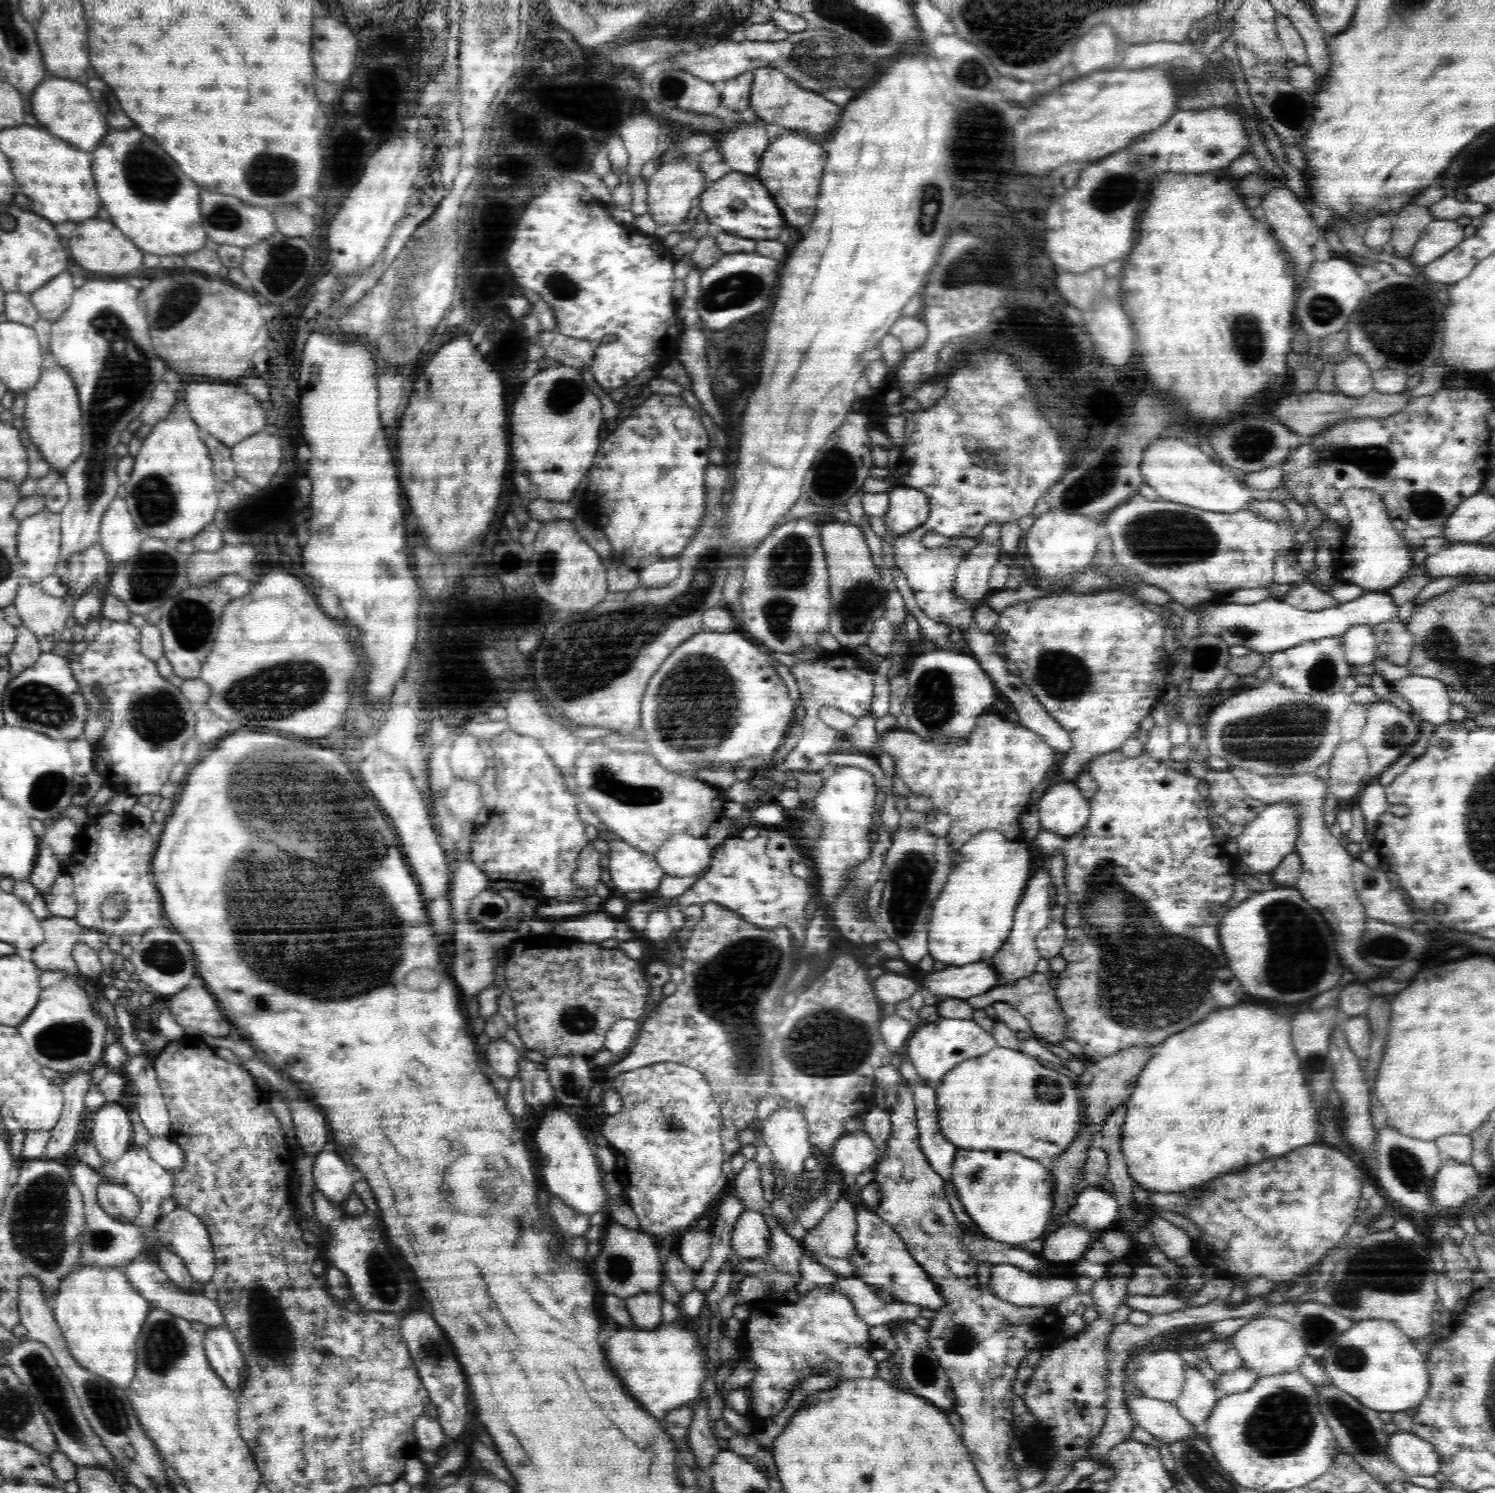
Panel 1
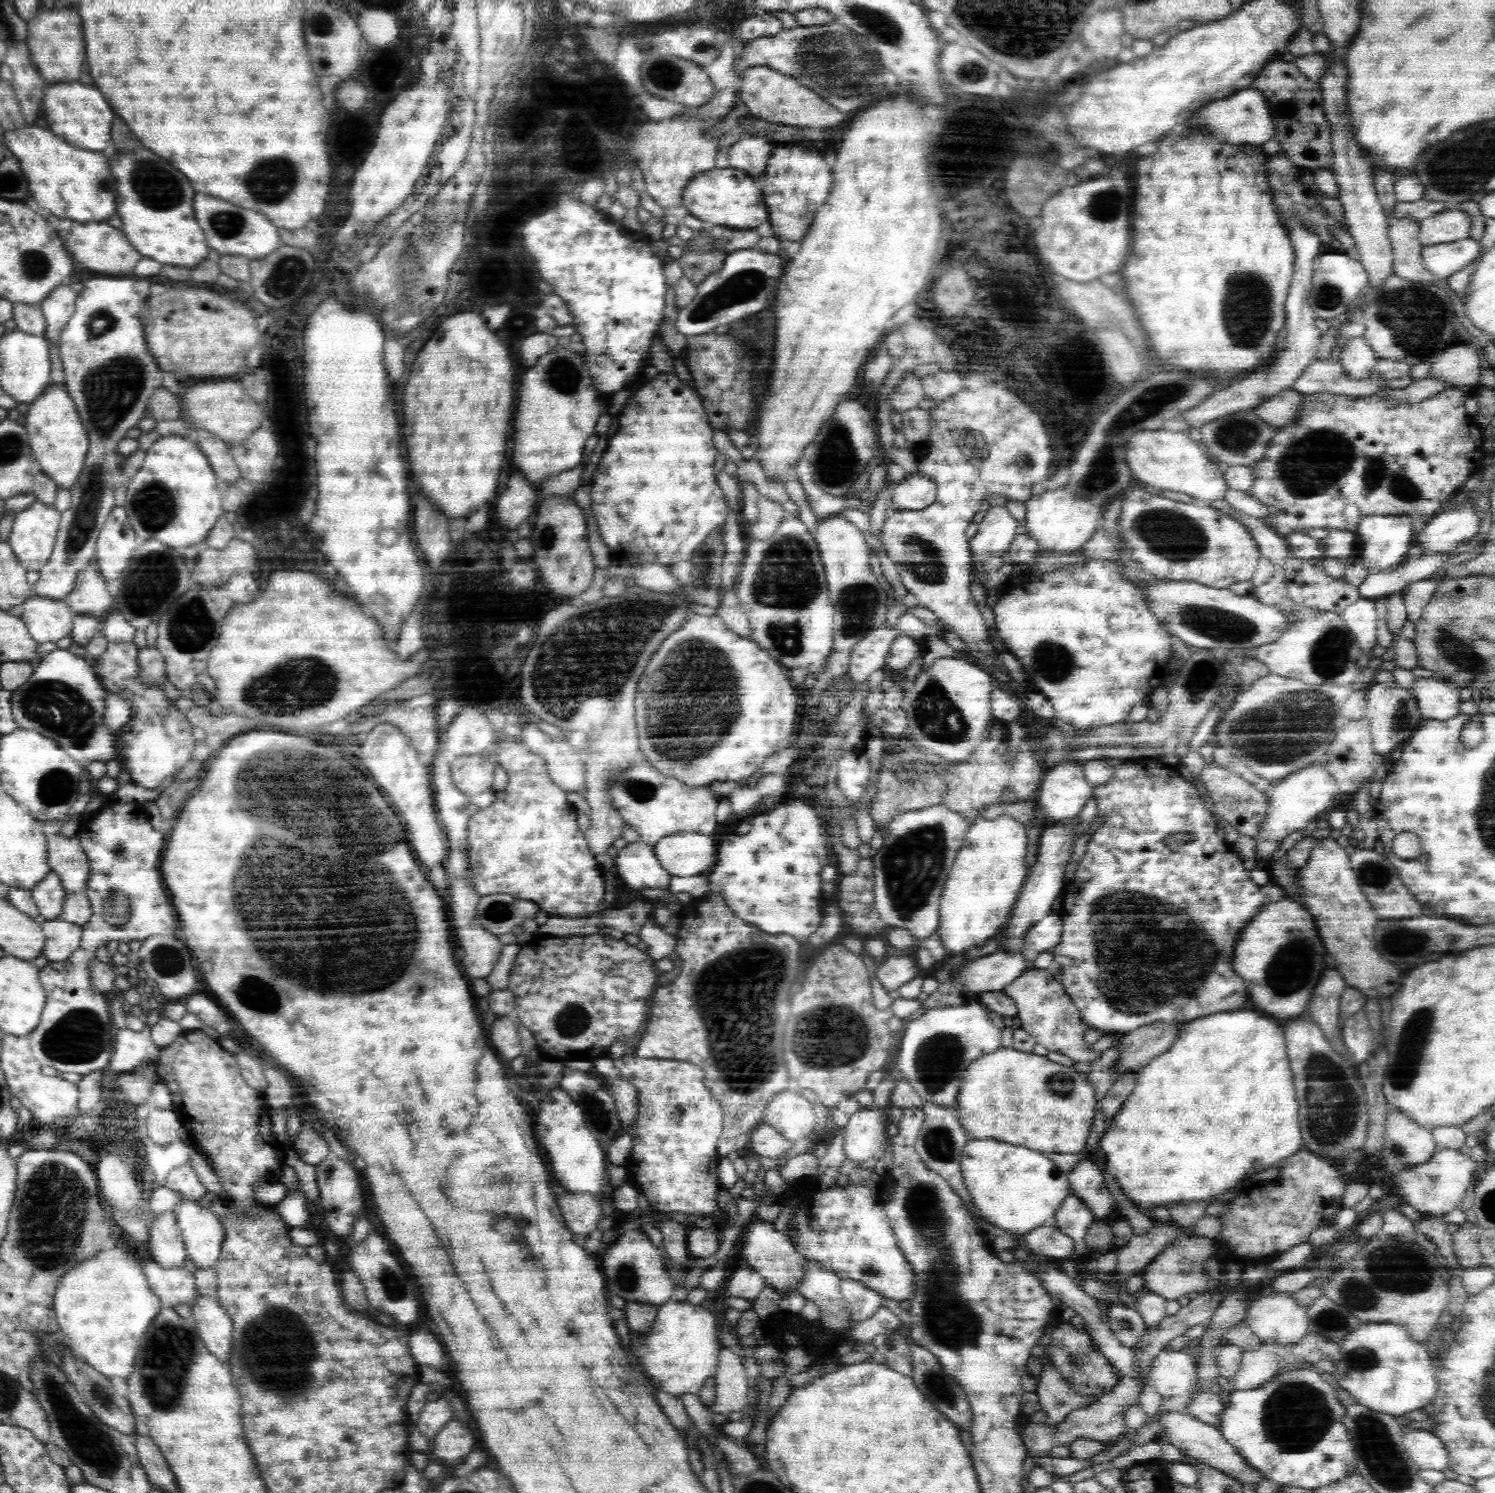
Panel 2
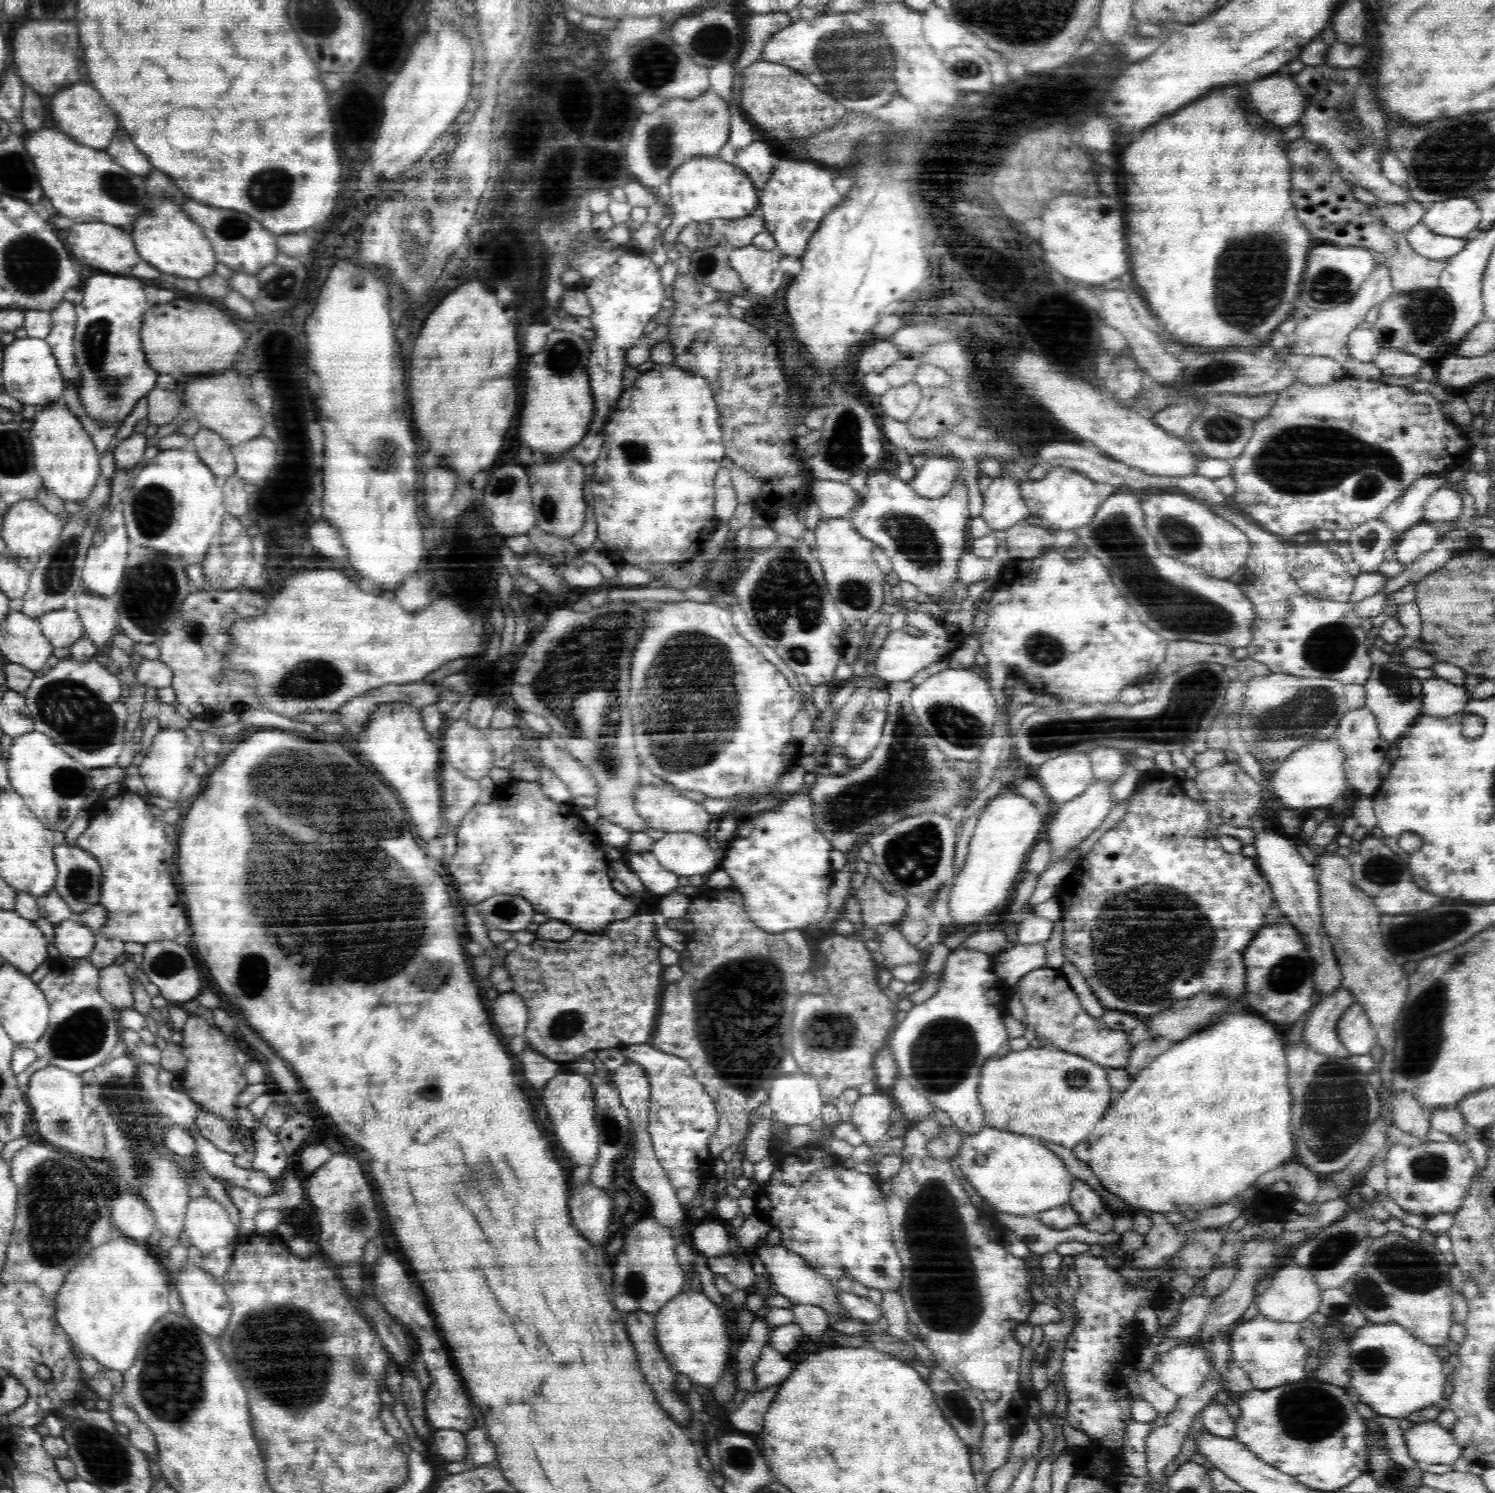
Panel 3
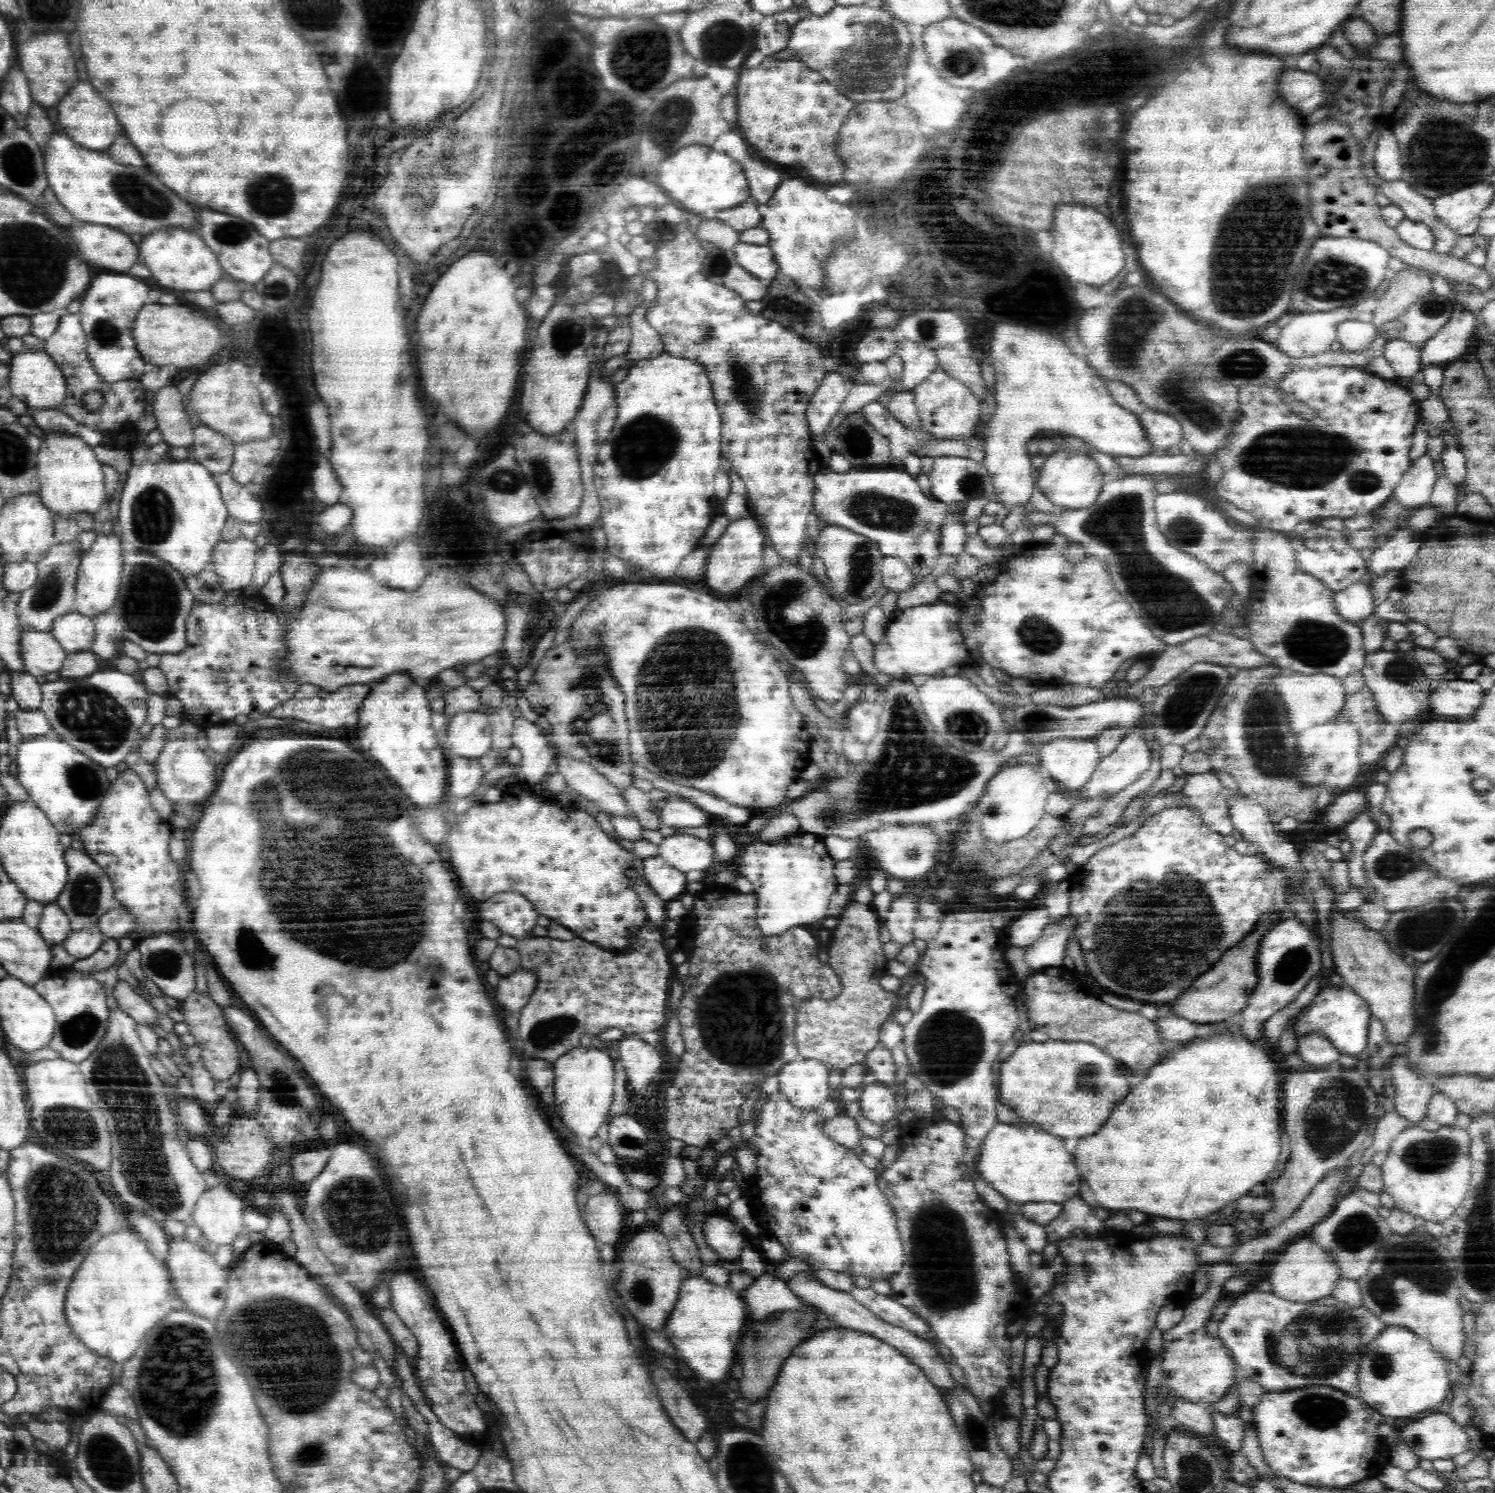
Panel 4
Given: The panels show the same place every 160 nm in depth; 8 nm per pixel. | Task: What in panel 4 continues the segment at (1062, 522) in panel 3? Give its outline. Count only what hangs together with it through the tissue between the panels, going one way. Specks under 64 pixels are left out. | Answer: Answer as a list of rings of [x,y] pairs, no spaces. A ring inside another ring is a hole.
[[[1068,444],[1064,446],[1062,450],[1050,454],[1045,457],[1044,465],[1037,470],[1039,479],[1036,482],[1036,490],[1046,495],[1046,498],[1050,500],[1058,508],[1069,508],[1070,510],[1082,510],[1082,508],[1088,508],[1092,506],[1100,492],[1102,487],[1106,484],[1104,480],[1104,474],[1100,472],[1098,463],[1089,455],[1083,448],[1076,444]]]

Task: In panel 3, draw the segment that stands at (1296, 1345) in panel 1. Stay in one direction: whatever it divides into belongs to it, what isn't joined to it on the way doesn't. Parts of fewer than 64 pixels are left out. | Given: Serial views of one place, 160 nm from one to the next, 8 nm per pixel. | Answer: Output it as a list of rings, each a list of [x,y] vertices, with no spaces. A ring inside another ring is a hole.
[[[1294,1258],[1288,1260],[1284,1266],[1276,1267],[1271,1276],[1273,1279],[1271,1285],[1256,1297],[1257,1314],[1260,1316],[1265,1316],[1274,1322],[1302,1322],[1320,1308],[1322,1290],[1317,1287],[1312,1275]]]

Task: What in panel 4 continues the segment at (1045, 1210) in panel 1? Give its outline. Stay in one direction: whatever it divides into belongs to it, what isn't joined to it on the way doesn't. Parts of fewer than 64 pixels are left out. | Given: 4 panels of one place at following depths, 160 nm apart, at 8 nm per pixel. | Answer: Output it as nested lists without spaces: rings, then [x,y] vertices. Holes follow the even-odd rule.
[[[997,1121],[992,1131],[984,1138],[977,1152],[975,1171],[980,1178],[997,1190],[1011,1205],[1018,1202],[1056,1202],[1063,1203],[1079,1194],[1080,1171],[1074,1161],[1074,1155],[1064,1147],[1063,1140],[1042,1129],[1036,1124],[1010,1125]]]

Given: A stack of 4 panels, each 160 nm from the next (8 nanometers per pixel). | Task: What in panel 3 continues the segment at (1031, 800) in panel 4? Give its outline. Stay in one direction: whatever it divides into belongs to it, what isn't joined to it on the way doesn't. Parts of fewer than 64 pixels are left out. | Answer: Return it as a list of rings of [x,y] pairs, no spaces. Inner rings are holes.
[[[1014,786],[1010,791],[1001,790],[1001,793],[989,802],[983,802],[985,811],[979,814],[979,819],[973,835],[968,842],[968,854],[961,869],[957,872],[953,885],[949,890],[949,915],[956,926],[973,926],[982,923],[999,920],[1006,910],[1006,898],[1010,896],[1010,890],[1021,878],[1025,860],[1034,844],[1041,838],[1047,817],[1044,811],[1038,810],[1030,800],[1019,794]]]

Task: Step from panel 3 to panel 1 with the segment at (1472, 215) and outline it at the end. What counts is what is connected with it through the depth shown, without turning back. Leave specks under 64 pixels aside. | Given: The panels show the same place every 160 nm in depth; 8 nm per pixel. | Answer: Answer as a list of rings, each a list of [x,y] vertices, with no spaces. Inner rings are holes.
[[[1432,220],[1413,248],[1411,264],[1421,268],[1456,248],[1465,239],[1463,229],[1455,220]]]

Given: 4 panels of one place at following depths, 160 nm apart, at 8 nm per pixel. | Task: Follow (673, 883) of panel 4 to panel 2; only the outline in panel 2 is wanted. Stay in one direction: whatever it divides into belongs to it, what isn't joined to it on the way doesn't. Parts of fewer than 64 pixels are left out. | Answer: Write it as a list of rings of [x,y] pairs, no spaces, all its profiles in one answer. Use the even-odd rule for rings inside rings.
[[[636,841],[628,843],[614,858],[615,876],[632,890],[668,888],[671,874],[660,864],[652,845]]]

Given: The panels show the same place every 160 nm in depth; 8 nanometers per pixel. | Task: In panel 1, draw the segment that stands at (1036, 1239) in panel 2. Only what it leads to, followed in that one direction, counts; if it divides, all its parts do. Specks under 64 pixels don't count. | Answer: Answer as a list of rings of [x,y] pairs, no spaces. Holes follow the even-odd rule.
[[[1076,1223],[1062,1225],[1058,1230],[1043,1236],[1041,1257],[1050,1262],[1077,1262],[1090,1248],[1090,1244],[1098,1234],[1091,1230],[1078,1227]]]

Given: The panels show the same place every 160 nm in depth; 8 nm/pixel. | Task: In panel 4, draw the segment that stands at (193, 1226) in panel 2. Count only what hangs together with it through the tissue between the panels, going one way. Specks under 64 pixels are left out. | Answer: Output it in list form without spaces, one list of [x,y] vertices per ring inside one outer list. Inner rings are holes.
[[[219,1184],[208,1188],[193,1208],[190,1222],[203,1232],[203,1242],[231,1245],[245,1227],[242,1211],[250,1209],[239,1194]]]

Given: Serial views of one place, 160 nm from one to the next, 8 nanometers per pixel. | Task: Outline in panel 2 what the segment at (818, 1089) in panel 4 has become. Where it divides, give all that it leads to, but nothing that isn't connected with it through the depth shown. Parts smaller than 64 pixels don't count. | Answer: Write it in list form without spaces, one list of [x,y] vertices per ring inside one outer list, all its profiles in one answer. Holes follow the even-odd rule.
[[[792,1085],[774,1094],[763,1114],[763,1123],[772,1125],[790,1143],[796,1143],[814,1132],[814,1104],[802,1095],[802,1090]]]

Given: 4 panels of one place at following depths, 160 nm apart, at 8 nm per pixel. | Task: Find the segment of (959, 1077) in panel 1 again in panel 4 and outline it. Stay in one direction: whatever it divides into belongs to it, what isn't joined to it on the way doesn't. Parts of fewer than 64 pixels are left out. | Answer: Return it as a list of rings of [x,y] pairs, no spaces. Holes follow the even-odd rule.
[[[1054,1040],[1045,1042],[1024,1042],[1016,1048],[1014,1054],[1001,1062],[1000,1076],[998,1076],[997,1100],[1012,1108],[1019,1115],[1021,1121],[1033,1123],[1058,1138],[1078,1140],[1094,1134],[1106,1122],[1111,1110],[1124,1100],[1126,1093],[1136,1083],[1124,1064],[1114,1061],[1103,1050],[1079,1040]]]

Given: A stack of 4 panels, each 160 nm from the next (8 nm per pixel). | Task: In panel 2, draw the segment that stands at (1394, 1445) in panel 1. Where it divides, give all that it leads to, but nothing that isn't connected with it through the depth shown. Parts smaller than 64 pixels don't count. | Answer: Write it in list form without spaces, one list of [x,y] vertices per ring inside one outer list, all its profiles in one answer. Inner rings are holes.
[[[1412,1430],[1403,1436],[1408,1456],[1420,1470],[1444,1471],[1449,1463],[1448,1450],[1432,1430]]]

